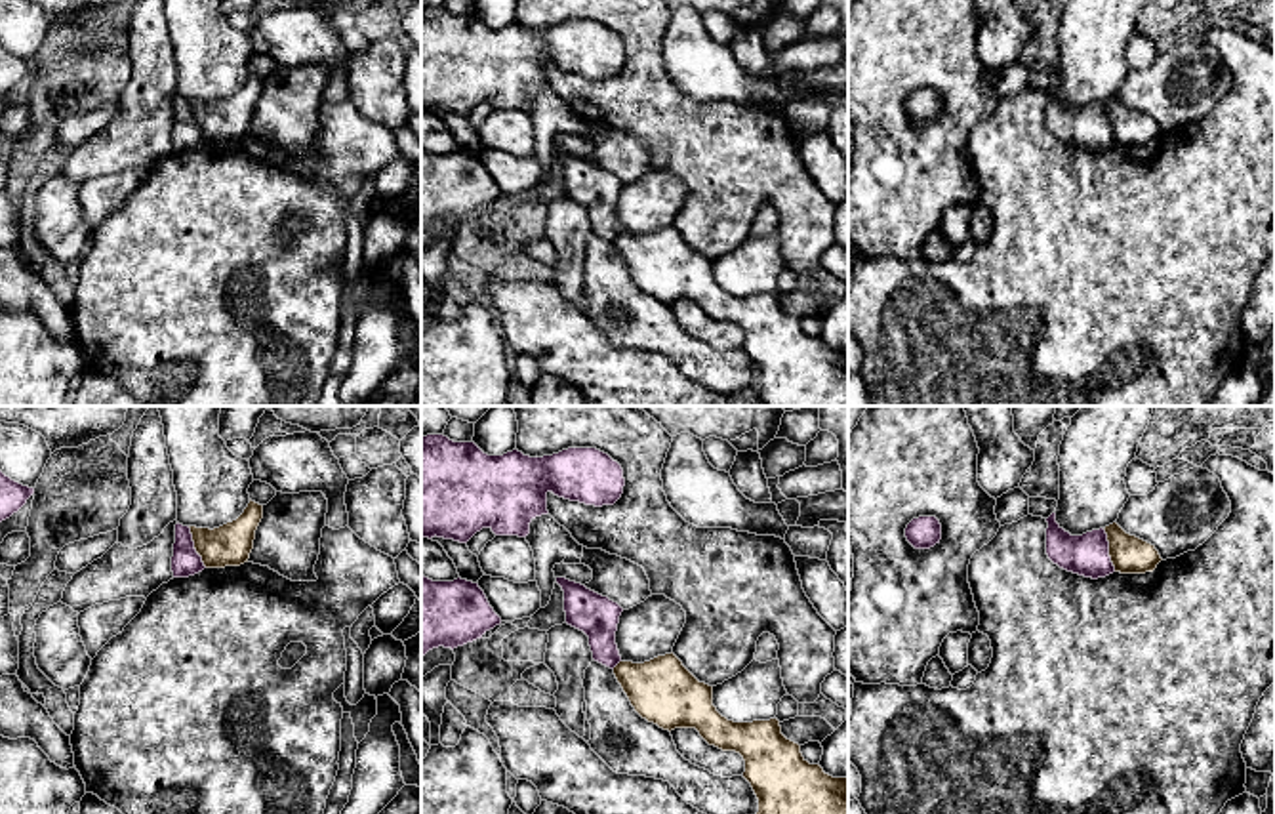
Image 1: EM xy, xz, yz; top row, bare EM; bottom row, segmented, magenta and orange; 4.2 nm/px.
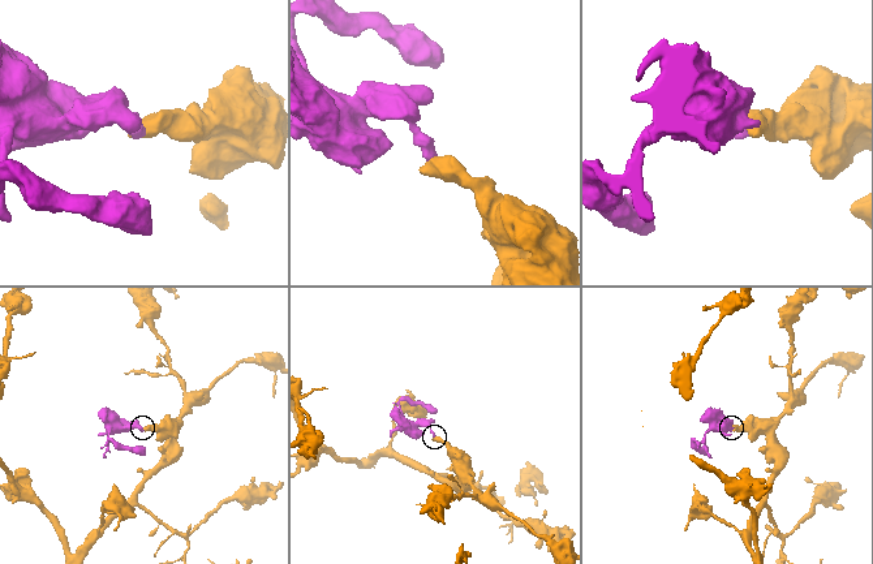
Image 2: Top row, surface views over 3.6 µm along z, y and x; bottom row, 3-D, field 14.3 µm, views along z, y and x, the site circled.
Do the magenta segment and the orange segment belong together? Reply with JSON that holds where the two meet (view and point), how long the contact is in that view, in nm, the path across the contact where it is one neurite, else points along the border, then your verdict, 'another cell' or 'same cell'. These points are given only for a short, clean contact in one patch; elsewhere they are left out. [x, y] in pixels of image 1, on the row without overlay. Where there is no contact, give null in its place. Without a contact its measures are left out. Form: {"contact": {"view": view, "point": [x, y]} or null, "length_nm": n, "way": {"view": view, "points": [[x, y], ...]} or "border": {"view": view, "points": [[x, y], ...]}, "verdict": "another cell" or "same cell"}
{"contact": {"view": "yz", "point": [1108, 122]}, "length_nm": 190, "border": {"view": "yz", "points": [[1102, 101], [1115, 143]]}, "verdict": "another cell"}

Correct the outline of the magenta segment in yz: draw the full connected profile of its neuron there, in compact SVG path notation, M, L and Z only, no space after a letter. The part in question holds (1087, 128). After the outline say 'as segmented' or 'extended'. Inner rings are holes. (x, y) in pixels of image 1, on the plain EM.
M1052 86L1046 95L1046 128L1054 137L1092 153L1105 151L1115 145L1103 101L1083 109L1071 109L1056 95L1056 86Z; as segmented

